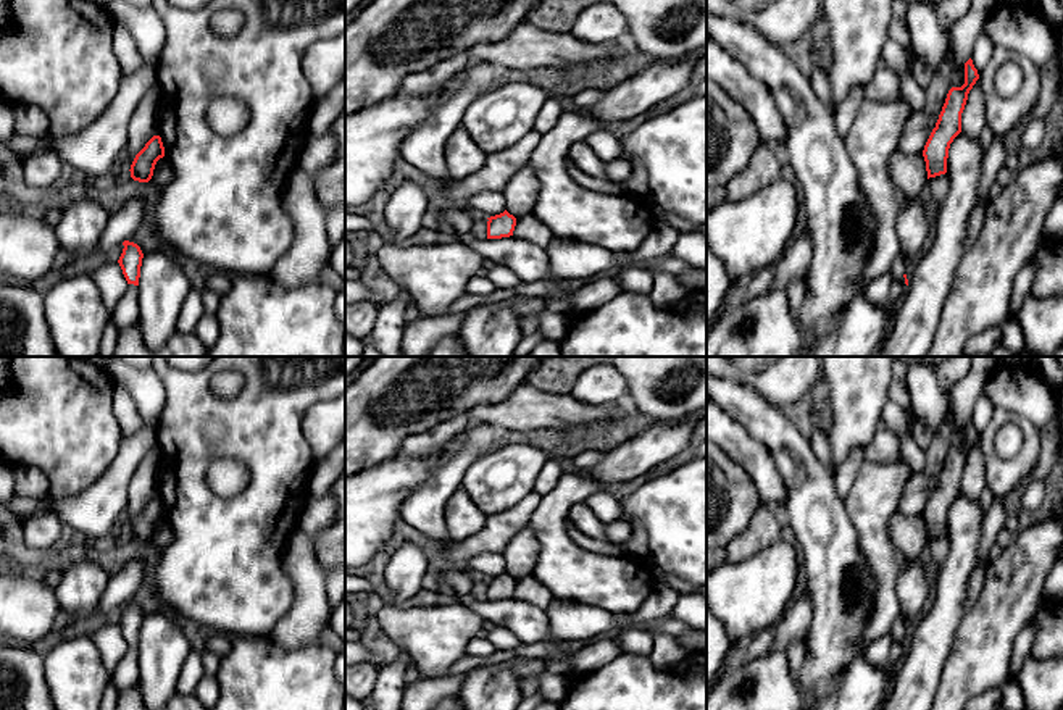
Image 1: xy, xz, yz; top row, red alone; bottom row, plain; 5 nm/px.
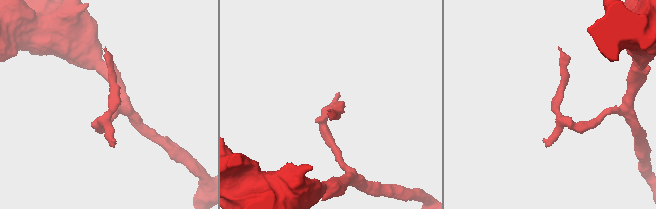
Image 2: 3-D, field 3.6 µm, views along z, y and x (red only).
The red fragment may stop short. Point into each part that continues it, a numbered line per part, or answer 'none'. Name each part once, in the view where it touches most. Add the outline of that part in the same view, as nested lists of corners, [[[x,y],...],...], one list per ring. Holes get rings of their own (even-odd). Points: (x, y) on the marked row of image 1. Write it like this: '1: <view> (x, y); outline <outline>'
none

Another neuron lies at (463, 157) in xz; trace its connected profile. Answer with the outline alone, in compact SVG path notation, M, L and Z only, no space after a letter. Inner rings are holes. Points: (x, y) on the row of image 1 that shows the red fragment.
M458 126L445 144L445 166L450 179L463 179L486 165L487 155L473 142L465 127Z

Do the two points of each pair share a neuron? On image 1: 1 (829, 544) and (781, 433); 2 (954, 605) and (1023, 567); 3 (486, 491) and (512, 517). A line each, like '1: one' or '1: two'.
1: one
2: two
3: two

